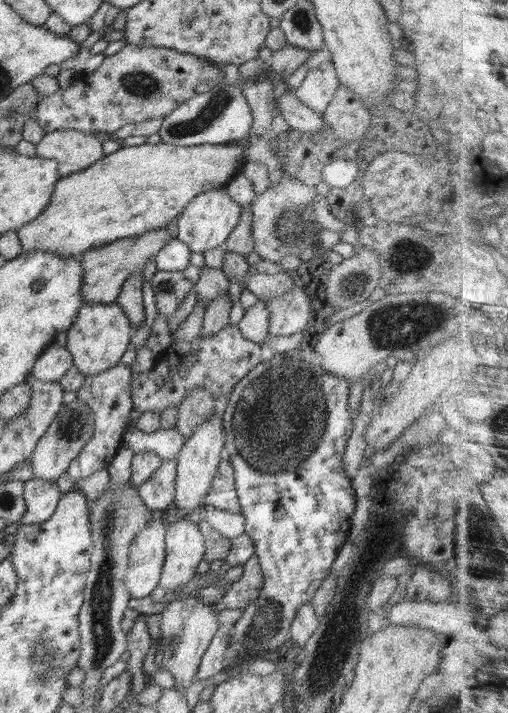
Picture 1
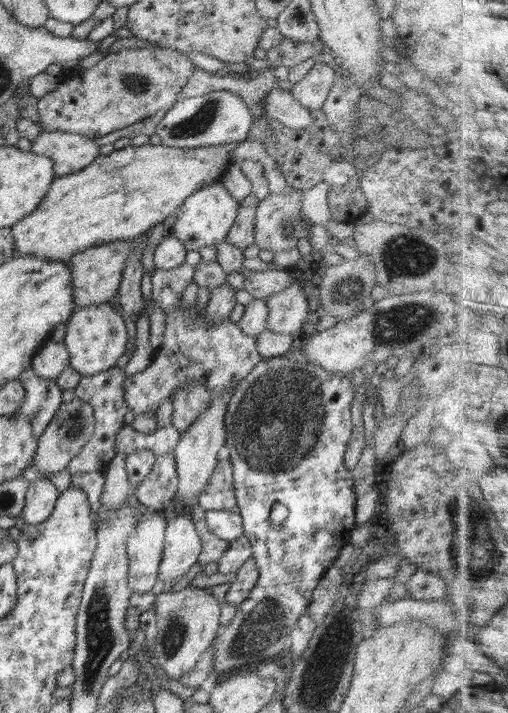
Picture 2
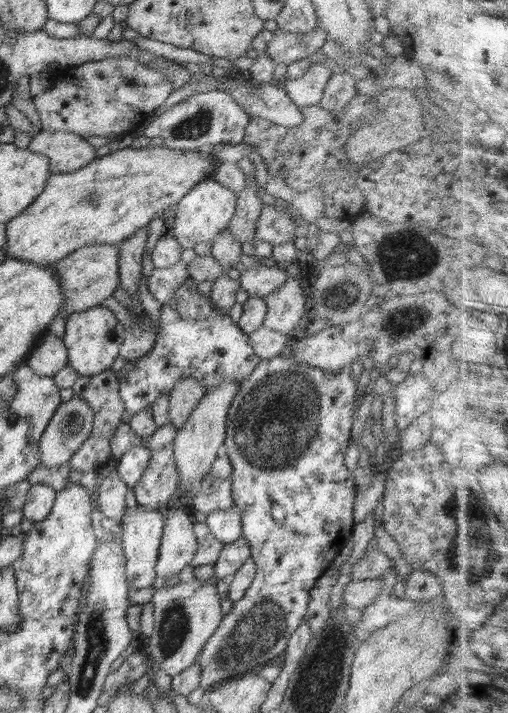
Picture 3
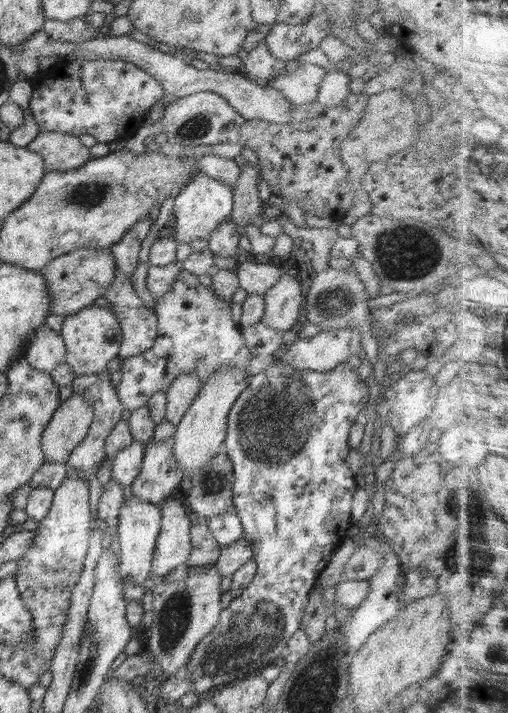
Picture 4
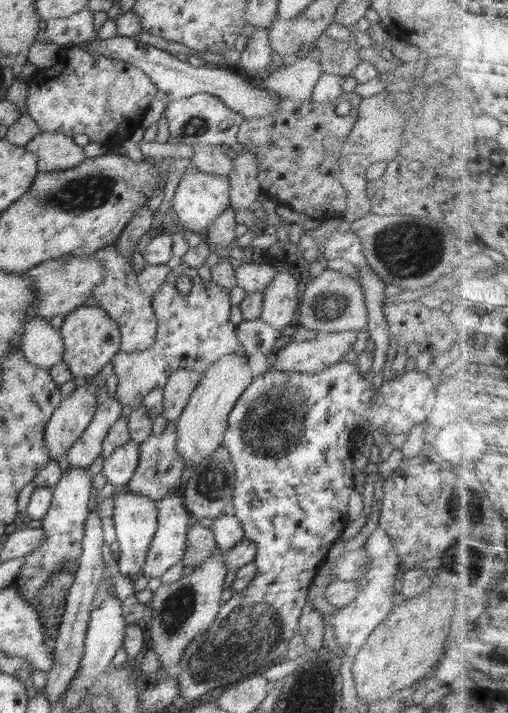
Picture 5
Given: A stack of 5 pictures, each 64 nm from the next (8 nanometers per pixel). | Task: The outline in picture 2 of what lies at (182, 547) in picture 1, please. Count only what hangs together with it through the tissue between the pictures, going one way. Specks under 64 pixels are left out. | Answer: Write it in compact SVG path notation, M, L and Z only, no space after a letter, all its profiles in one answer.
M178 514L167 522L165 528L165 541L162 562L158 567L159 579L163 582L179 580L183 584L183 576L198 562L198 556L202 550L200 535L196 532L195 524L191 517Z

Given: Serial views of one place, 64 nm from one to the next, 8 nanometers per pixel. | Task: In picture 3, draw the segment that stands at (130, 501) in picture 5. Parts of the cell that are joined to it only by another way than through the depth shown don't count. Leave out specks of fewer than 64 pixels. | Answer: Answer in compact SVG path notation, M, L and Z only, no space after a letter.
M140 505L137 508L125 509L123 514L121 543L124 547L124 557L126 557L126 578L131 589L152 587L156 578L156 562L160 554L160 539L164 530L164 520L158 509Z

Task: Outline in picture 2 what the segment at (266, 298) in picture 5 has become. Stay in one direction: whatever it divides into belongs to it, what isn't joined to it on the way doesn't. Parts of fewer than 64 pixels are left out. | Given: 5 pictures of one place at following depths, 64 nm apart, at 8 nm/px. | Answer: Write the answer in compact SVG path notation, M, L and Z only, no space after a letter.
M295 282L265 301L269 313L267 328L272 332L289 335L297 334L308 314L308 301L302 288Z

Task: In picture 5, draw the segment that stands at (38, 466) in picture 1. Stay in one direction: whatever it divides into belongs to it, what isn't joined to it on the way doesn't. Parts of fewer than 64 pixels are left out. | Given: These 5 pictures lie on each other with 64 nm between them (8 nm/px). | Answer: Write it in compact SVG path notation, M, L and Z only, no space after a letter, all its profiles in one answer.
M78 383L67 398L61 399L44 432L44 446L50 460L59 462L59 458L68 456L70 446L93 420L99 399L97 388L88 383Z

